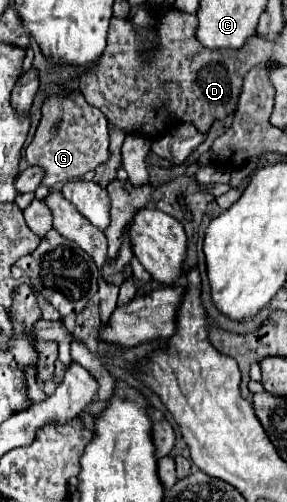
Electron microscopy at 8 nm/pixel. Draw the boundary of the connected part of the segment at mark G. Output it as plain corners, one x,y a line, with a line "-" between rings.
80,93
64,99
50,97
48,103
44,103
36,135
26,147
28,165
40,165
46,171
42,185
52,189
58,183
82,177
86,171
94,171
110,157
112,153
108,137
108,119
100,109
86,103

